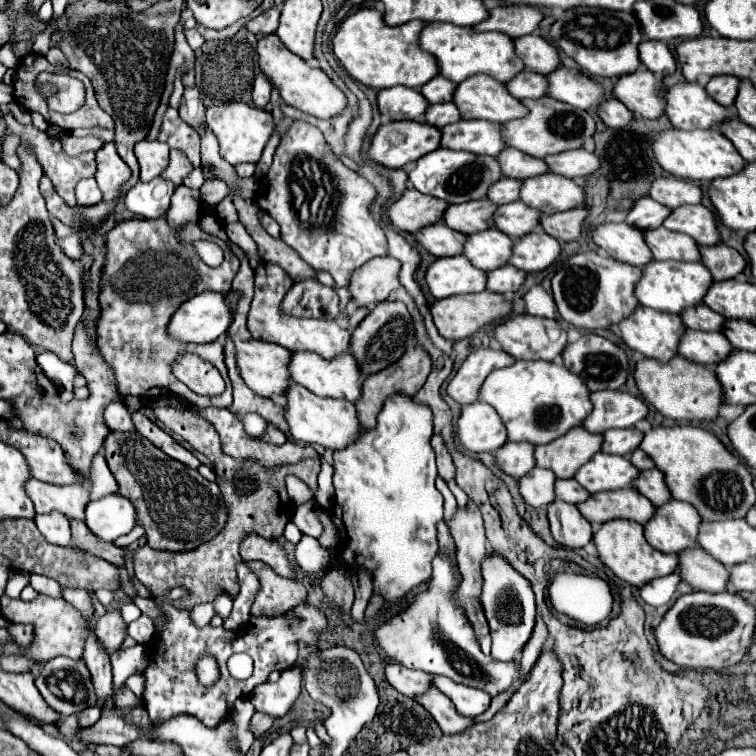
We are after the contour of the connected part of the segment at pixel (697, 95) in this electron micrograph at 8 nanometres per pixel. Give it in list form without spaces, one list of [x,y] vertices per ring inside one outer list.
[[[680,82],[666,90],[666,116],[674,128],[694,130],[712,128],[716,122],[726,120],[732,112],[714,102],[704,86],[698,82]]]

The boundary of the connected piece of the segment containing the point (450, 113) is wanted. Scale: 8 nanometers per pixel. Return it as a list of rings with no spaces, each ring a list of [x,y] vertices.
[[[442,102],[442,104],[430,104],[426,114],[424,114],[424,122],[436,128],[444,128],[446,124],[458,122],[460,120],[460,112],[454,106],[454,102]]]

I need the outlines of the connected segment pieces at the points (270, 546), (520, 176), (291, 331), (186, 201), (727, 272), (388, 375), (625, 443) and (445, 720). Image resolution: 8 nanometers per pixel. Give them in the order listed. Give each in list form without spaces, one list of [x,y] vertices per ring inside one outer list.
[[[246,534],[246,538],[240,542],[240,556],[244,562],[262,560],[268,566],[272,566],[276,570],[276,574],[294,578],[294,570],[290,568],[290,562],[288,562],[282,546],[274,540],[266,540],[258,534]]]
[[[504,148],[496,160],[500,162],[500,172],[506,178],[516,178],[516,180],[524,180],[524,178],[532,178],[538,174],[544,174],[548,170],[546,162],[540,158],[532,158],[516,148]]]
[[[260,262],[258,268],[254,270],[254,278],[256,278],[254,298],[252,298],[252,306],[248,312],[248,330],[250,330],[252,338],[262,340],[262,342],[274,342],[288,350],[312,350],[312,352],[320,354],[322,358],[334,358],[338,354],[350,352],[350,346],[348,346],[350,330],[344,330],[342,326],[338,326],[336,320],[320,322],[314,318],[296,318],[296,316],[284,314],[280,310],[280,304],[282,304],[286,292],[294,284],[292,278],[288,278],[288,274],[284,274],[284,270],[280,270],[280,266],[272,264],[272,262]]]
[[[178,186],[174,196],[172,196],[172,202],[170,202],[170,208],[168,208],[168,214],[164,216],[168,226],[174,228],[174,232],[182,230],[188,222],[198,222],[198,212],[200,212],[200,194],[198,190],[190,190],[186,186]]]
[[[716,244],[716,246],[700,246],[702,264],[710,270],[714,280],[730,280],[740,274],[746,266],[746,260],[730,246]]]
[[[414,346],[408,354],[404,354],[404,358],[400,358],[400,362],[396,362],[396,364],[384,368],[384,370],[378,372],[378,374],[368,376],[368,378],[364,380],[364,384],[362,384],[362,396],[360,396],[360,400],[356,402],[358,420],[360,420],[362,430],[368,432],[370,428],[376,426],[376,416],[378,416],[378,412],[382,410],[382,406],[384,406],[384,402],[386,402],[388,396],[392,396],[392,394],[414,396],[414,394],[422,388],[422,384],[426,382],[426,376],[430,374],[430,366],[432,366],[432,364],[430,364],[428,354],[426,354],[422,348]]]
[[[624,428],[624,430],[606,430],[604,432],[604,444],[602,452],[606,454],[620,454],[626,456],[634,452],[642,442],[642,432],[636,428]]]
[[[432,686],[432,690],[428,690],[428,694],[420,694],[420,698],[414,698],[414,700],[418,704],[422,704],[434,716],[434,720],[438,722],[438,726],[444,734],[458,734],[474,724],[472,718],[460,716],[456,712],[452,700],[434,686]]]

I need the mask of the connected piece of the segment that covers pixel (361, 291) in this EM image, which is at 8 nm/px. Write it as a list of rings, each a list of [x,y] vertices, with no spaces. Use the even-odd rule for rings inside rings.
[[[388,256],[372,258],[360,266],[350,280],[350,296],[360,308],[372,308],[386,302],[394,290],[400,288],[398,282],[400,262]]]

